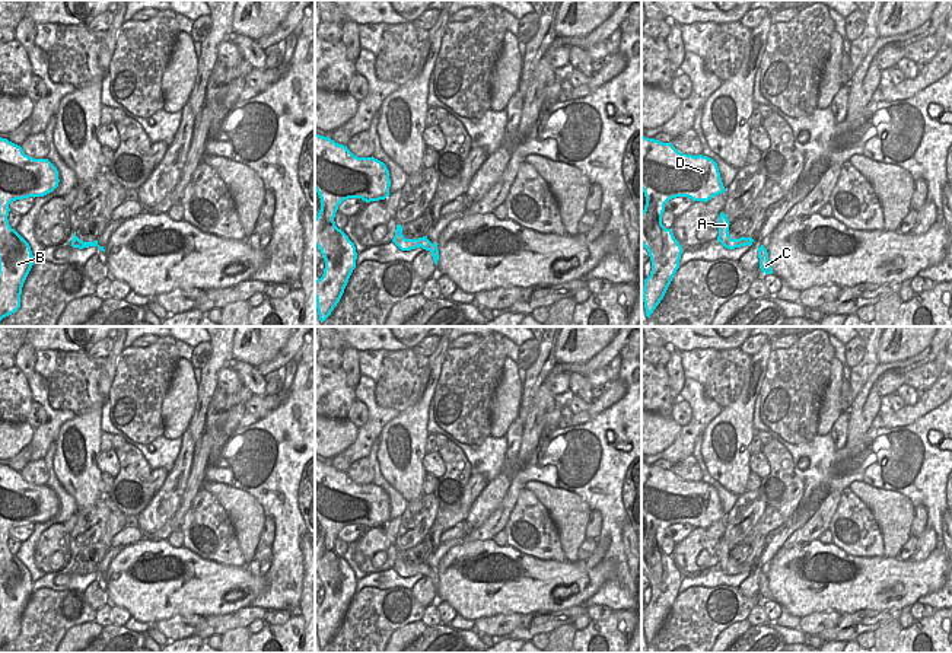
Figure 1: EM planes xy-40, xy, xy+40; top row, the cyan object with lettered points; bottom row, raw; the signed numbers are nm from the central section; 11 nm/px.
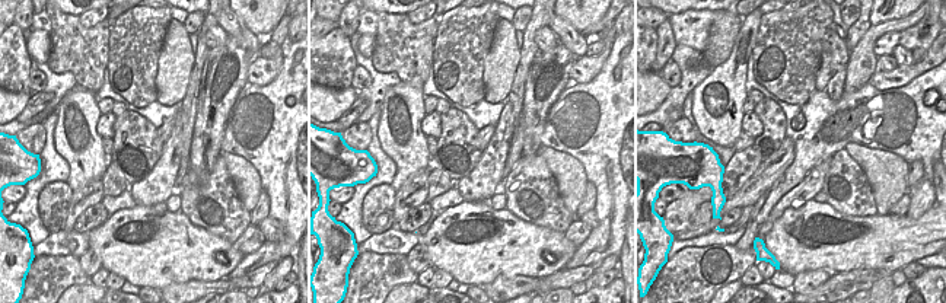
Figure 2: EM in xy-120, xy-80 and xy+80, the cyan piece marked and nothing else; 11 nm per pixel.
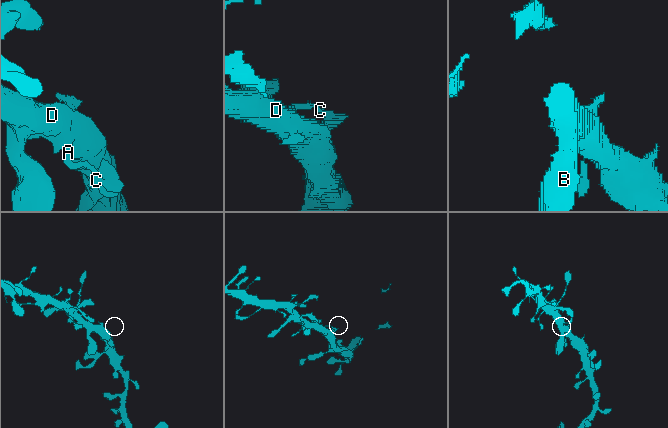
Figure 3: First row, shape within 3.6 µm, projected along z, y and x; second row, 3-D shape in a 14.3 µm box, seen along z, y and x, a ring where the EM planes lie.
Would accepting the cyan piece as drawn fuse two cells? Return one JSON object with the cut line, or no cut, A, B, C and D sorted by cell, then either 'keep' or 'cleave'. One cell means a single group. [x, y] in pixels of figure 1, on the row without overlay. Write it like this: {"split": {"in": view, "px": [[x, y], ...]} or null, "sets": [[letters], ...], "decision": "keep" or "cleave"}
{"split": null, "sets": [["A", "B", "C", "D"]], "decision": "keep"}

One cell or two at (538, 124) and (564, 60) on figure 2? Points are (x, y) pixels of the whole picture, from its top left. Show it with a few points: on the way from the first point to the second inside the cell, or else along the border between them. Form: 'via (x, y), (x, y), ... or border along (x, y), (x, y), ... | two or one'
via (538, 108), (563, 76) | one

